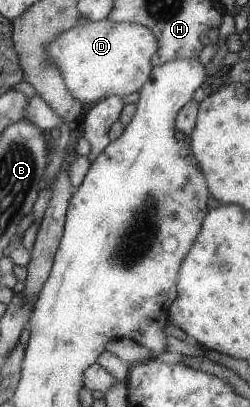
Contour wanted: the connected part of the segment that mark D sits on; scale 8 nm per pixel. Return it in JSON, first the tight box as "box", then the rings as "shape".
{"box":[47,19,160,109],"shape":[[[108,19],[86,21],[63,31],[47,48],[65,78],[73,97],[88,109],[108,97],[138,92],[151,78],[152,60],[159,52],[160,40],[151,28],[136,23],[117,23]]]}

